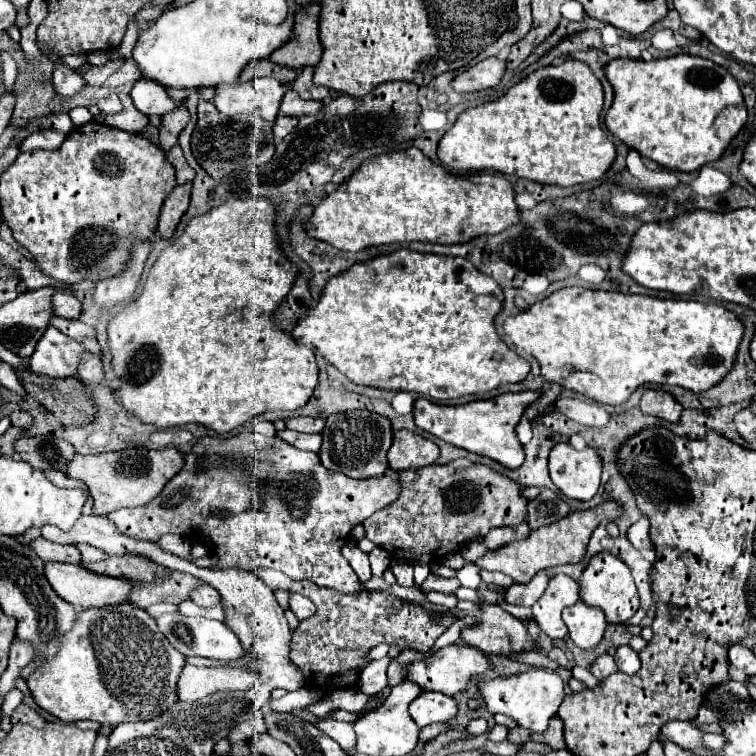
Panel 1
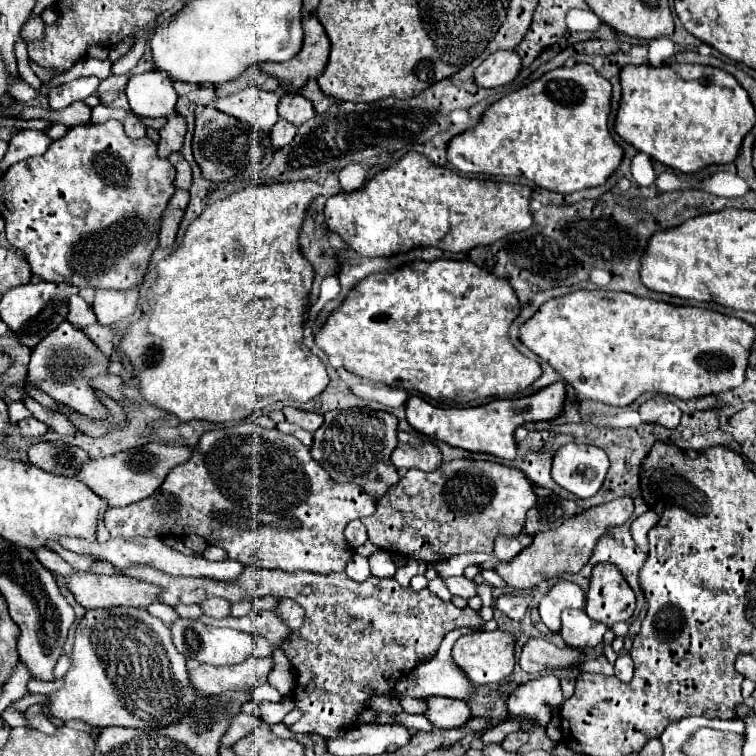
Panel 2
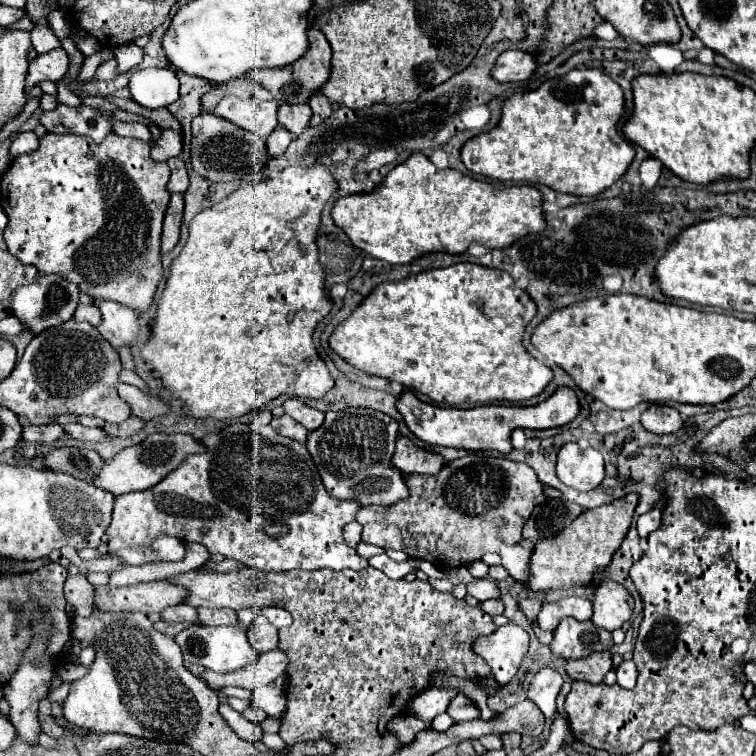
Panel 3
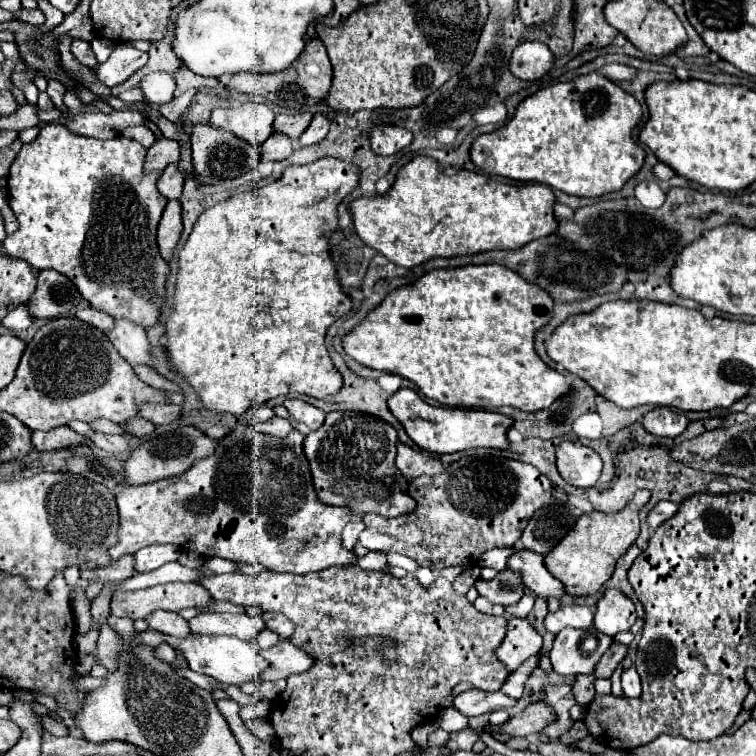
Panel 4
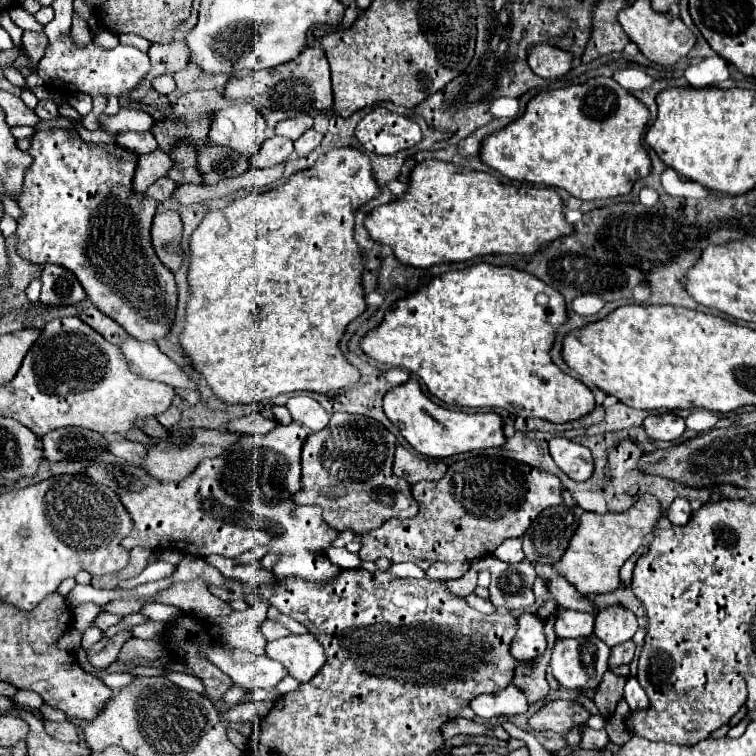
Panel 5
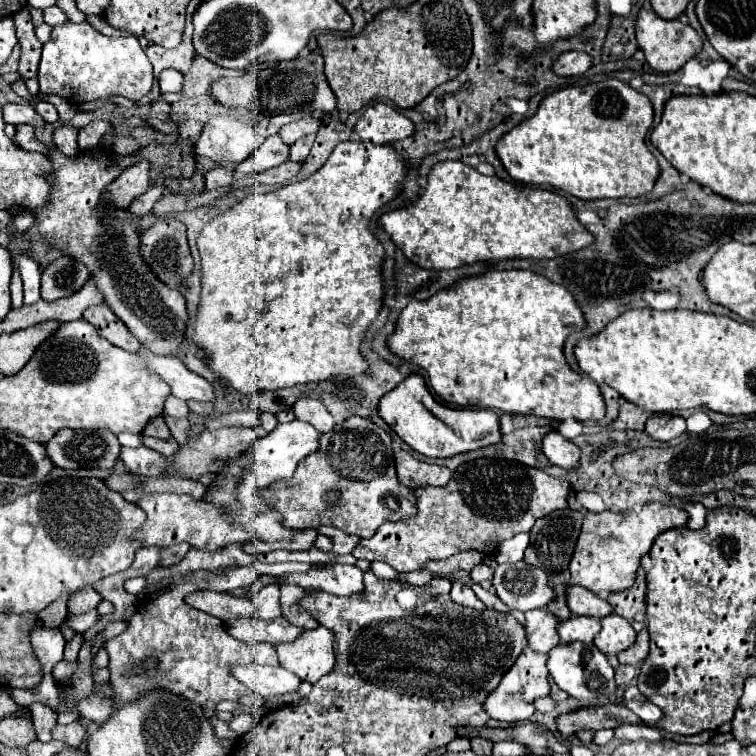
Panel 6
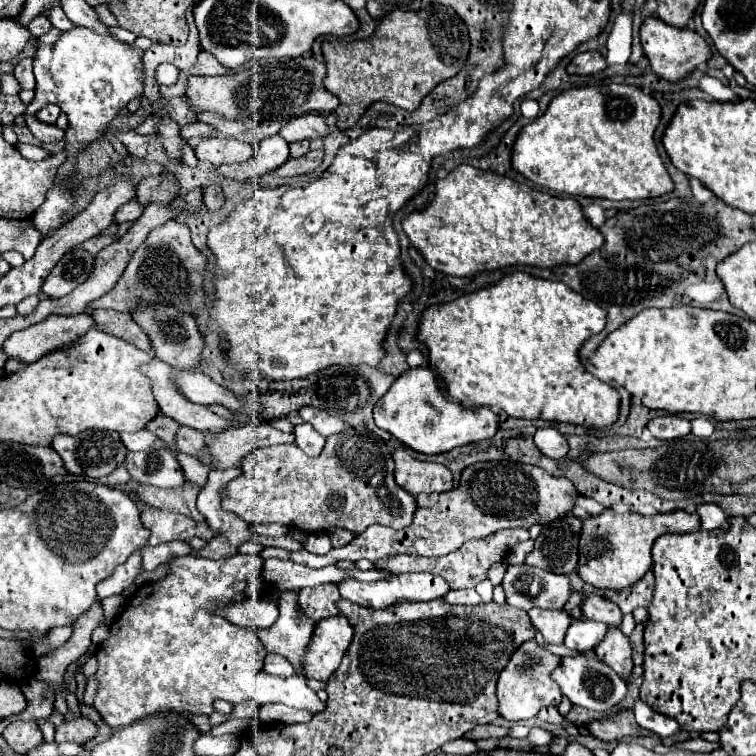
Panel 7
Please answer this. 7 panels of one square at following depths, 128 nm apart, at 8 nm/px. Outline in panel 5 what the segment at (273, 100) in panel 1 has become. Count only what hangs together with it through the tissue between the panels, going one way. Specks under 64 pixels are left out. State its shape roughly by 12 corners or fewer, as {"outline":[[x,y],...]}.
{"outline":[[252,104],[212,114],[208,142],[250,158],[266,140]]}

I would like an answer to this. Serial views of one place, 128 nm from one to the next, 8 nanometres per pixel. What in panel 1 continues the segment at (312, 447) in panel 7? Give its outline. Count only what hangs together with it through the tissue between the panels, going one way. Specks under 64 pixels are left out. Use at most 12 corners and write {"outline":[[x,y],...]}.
{"outline":[[254,430],[204,436],[138,540],[186,536],[214,568],[342,594],[342,546],[398,498]]}

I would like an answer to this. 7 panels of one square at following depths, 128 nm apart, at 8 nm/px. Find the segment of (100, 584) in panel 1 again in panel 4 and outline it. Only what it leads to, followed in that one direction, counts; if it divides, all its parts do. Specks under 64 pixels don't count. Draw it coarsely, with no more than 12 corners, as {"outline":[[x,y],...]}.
{"outline":[[198,578],[112,596],[112,614],[138,620],[154,610],[206,608]]}

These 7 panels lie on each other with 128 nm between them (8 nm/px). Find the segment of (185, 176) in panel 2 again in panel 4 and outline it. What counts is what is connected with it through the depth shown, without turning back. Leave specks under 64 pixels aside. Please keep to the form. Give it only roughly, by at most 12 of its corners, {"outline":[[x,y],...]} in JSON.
{"outline":[[170,164],[158,178],[158,192],[178,198],[184,174]]}

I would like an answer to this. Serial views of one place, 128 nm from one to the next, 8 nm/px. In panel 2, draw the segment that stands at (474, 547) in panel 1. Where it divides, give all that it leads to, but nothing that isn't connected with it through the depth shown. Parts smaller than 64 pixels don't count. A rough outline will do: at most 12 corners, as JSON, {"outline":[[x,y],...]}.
{"outline":[[463,553],[434,562],[438,576],[462,576],[468,566],[490,560],[486,553]]}

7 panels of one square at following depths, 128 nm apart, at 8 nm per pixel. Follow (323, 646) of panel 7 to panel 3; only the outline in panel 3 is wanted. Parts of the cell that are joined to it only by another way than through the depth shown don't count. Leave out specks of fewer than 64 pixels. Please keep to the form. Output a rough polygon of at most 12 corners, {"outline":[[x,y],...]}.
{"outline":[[282,650],[262,652],[256,664],[228,674],[206,670],[200,678],[214,690],[256,690],[286,674]]}

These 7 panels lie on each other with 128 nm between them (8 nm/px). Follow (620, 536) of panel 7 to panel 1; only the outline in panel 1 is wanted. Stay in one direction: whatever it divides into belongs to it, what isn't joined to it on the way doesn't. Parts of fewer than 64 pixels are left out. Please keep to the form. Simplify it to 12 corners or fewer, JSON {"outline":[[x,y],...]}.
{"outline":[[604,502],[488,552],[476,564],[526,584],[540,570],[576,564],[602,520]]}

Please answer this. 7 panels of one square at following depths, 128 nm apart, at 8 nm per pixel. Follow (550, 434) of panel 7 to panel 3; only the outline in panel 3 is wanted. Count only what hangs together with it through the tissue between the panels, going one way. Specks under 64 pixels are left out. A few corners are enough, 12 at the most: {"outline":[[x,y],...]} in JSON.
{"outline":[[568,442],[558,452],[558,478],[576,490],[604,480],[594,448]]}

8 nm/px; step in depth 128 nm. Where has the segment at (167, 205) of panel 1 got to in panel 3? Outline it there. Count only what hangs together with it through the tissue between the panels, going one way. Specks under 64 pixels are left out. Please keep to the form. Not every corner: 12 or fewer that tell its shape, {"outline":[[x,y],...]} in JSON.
{"outline":[[172,194],[162,230],[162,254],[168,254],[182,224],[184,198]]}

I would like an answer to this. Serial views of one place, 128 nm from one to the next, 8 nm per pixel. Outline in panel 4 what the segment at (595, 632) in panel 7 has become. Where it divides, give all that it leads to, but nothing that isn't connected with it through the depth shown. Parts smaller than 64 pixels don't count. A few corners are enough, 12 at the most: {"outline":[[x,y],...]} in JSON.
{"outline":[[562,604],[548,614],[546,630],[556,634],[562,628],[586,630],[592,626],[588,606]]}

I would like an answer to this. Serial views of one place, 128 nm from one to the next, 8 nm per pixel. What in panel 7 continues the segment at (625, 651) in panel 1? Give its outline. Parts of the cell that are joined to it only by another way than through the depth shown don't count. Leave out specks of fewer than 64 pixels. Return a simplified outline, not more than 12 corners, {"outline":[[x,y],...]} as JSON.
{"outline":[[636,702],[634,714],[642,728],[660,738],[682,732],[674,718]]}

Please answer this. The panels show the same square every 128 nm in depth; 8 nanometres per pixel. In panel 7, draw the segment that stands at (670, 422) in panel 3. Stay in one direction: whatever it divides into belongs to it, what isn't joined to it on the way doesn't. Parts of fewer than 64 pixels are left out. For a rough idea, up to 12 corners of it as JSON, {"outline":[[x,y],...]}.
{"outline":[[660,416],[648,422],[658,440],[674,440],[690,432],[690,420]]}

